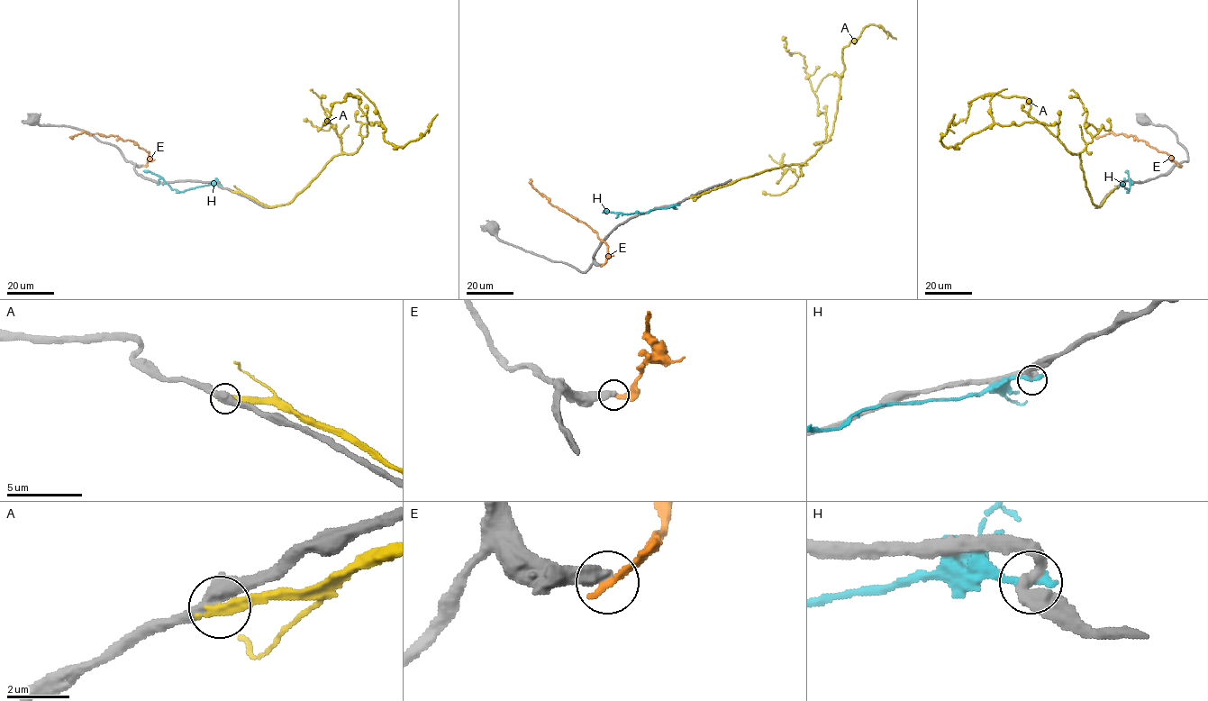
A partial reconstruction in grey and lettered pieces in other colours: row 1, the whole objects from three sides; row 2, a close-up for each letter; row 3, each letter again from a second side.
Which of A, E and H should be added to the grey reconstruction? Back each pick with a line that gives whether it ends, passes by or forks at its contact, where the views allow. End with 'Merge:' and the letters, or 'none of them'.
Merge: none of them

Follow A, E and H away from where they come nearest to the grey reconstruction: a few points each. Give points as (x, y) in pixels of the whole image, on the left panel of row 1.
A: (232, 191), (288, 204), (334, 156), (354, 153), (364, 123), (381, 123), (386, 141), (404, 147), (437, 113)
E: (143, 166), (149, 159), (149, 151), (131, 140), (122, 140), (116, 135), (85, 132), (70, 137)
H: (218, 185), (177, 191), (160, 177), (143, 170)

